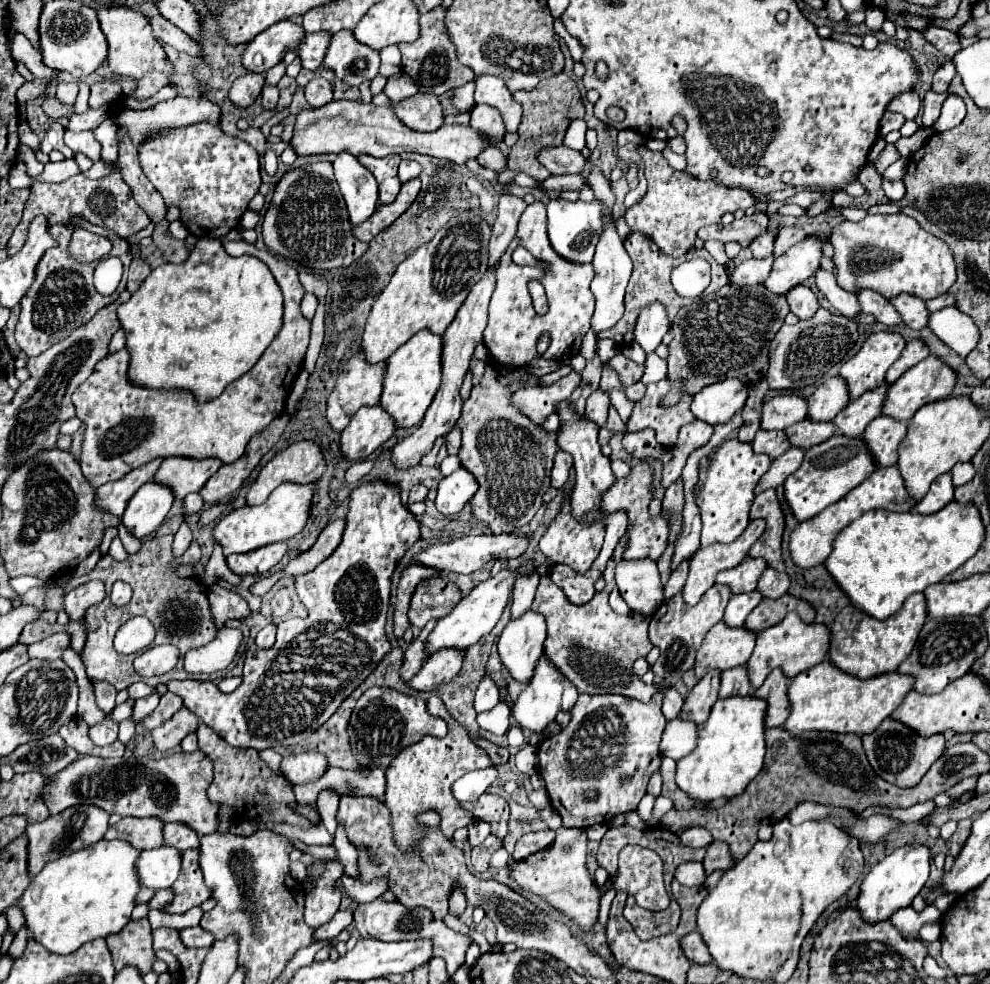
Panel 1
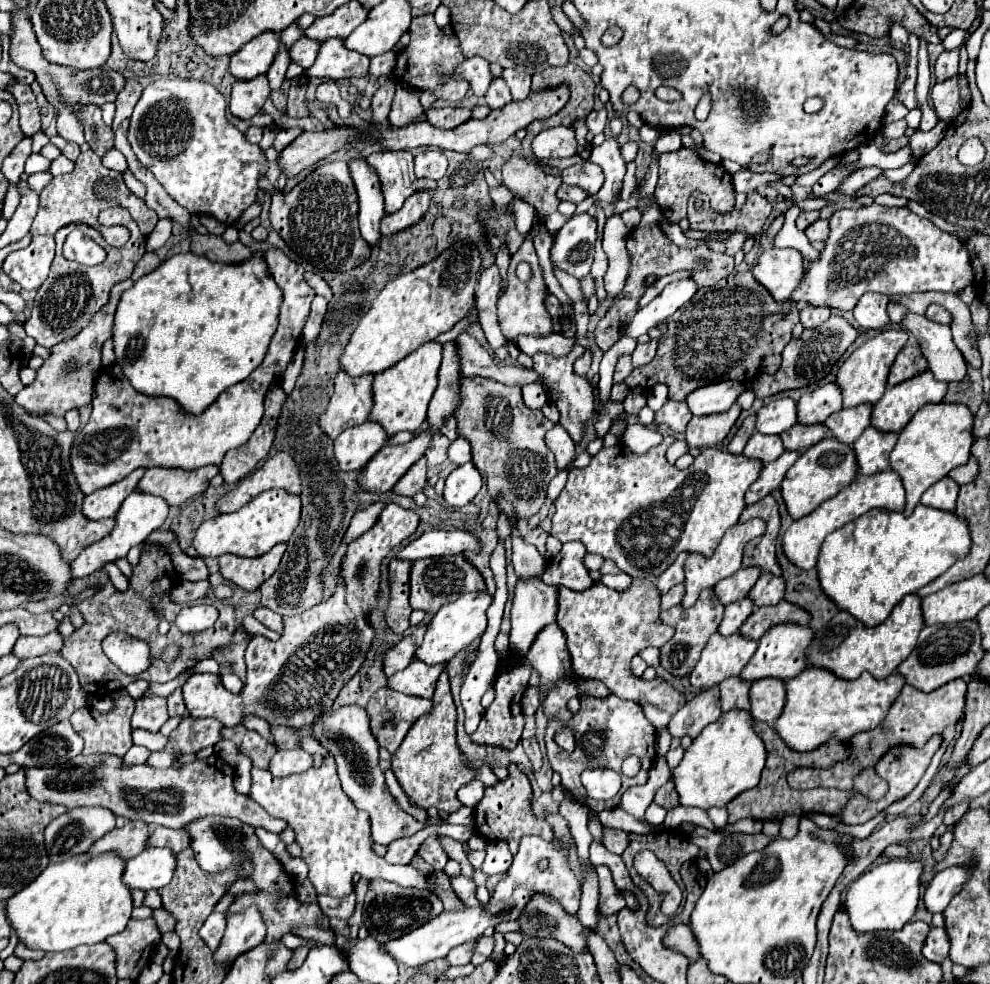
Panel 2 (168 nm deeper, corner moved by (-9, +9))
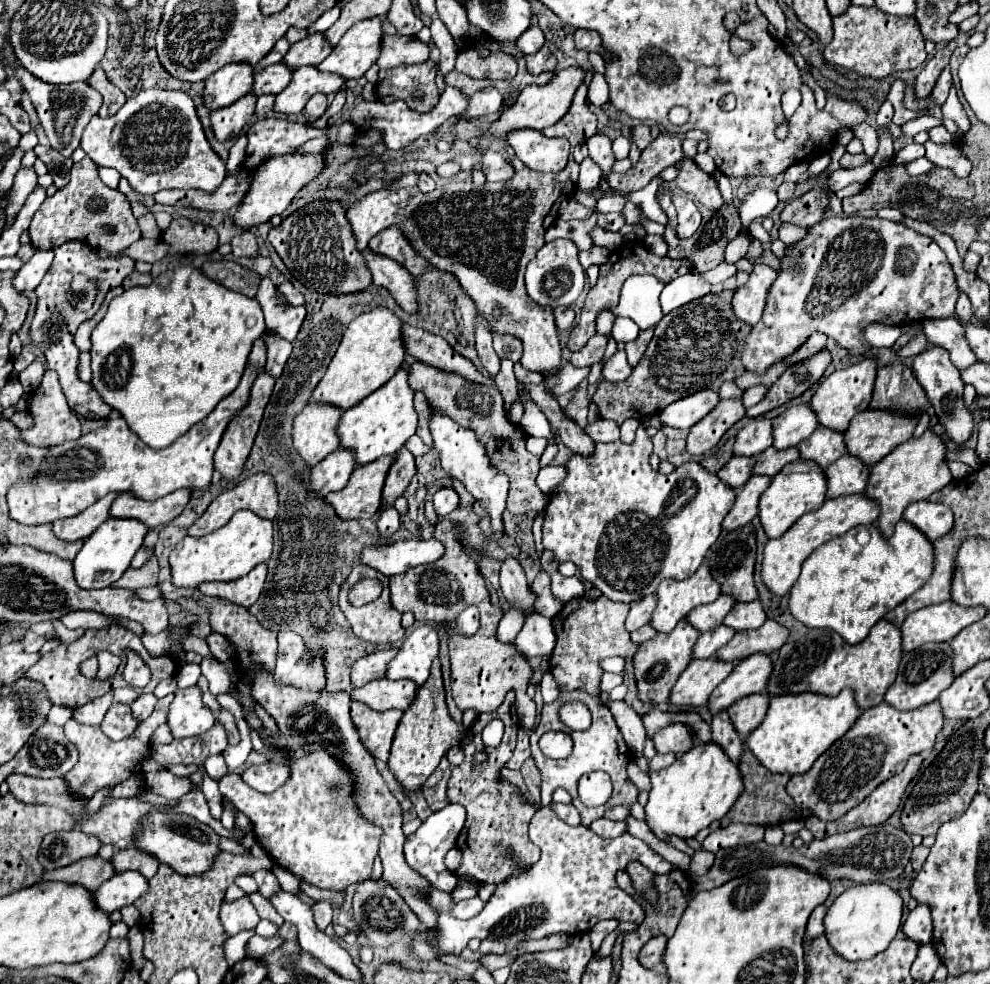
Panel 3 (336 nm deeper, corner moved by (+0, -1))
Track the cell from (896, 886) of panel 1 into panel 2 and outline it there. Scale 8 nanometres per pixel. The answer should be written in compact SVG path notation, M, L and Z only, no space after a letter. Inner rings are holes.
M898 858L884 862L880 866L870 868L858 880L854 880L848 888L844 910L850 916L850 922L856 932L872 932L872 930L898 930L902 928L914 914L918 906L920 894L920 876L924 872L924 864L918 858Z

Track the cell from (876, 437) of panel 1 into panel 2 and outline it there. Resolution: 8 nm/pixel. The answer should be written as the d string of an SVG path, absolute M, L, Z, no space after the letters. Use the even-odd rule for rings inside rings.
M874 426L866 428L862 436L856 440L854 450L856 450L856 460L858 460L858 472L860 474L876 474L886 470L888 456L892 448L896 446L898 434L896 432L882 432Z

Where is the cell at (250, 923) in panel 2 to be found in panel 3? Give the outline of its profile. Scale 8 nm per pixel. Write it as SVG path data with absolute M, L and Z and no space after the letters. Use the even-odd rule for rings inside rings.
M239 898L233 902L221 904L221 924L229 936L235 936L241 930L255 928L259 922L255 906L249 902L249 898Z

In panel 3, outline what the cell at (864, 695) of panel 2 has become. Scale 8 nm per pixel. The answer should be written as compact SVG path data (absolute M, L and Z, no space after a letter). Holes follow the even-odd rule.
M843 688L837 696L819 696L811 692L775 696L769 700L765 722L745 738L743 746L755 752L755 758L759 758L761 766L773 774L803 774L835 740L839 740L853 726L861 712L863 710L857 706L853 690L849 688Z

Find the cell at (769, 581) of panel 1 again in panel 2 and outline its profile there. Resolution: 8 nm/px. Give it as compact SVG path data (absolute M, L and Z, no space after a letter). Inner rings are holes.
M764 572L756 586L750 592L750 598L754 600L756 606L764 606L764 604L778 604L784 598L786 592L786 580L782 576L768 576L768 572Z

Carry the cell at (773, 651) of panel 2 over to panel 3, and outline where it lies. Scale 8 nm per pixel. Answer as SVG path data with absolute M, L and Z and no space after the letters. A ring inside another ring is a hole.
M753 654L733 666L733 672L713 690L707 708L715 716L721 710L727 710L733 702L743 696L763 692L767 678L771 674L771 660L767 654Z

